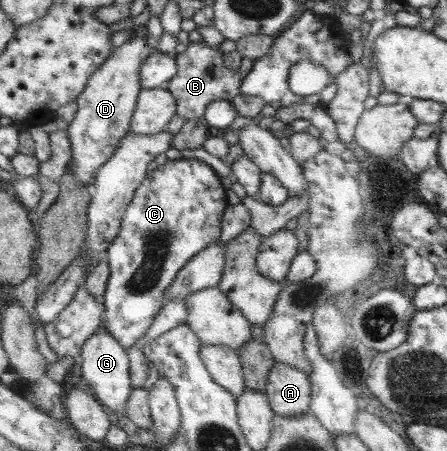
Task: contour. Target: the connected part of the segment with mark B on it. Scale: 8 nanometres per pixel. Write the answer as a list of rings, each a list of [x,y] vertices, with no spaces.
[[[190,43],[186,51],[176,56],[178,73],[171,79],[167,90],[175,95],[178,102],[178,116],[183,117],[185,122],[205,116],[207,107],[214,100],[232,101],[235,96],[242,93],[241,85],[244,79],[238,69],[231,70],[225,66],[223,52],[213,50],[207,43]]]

